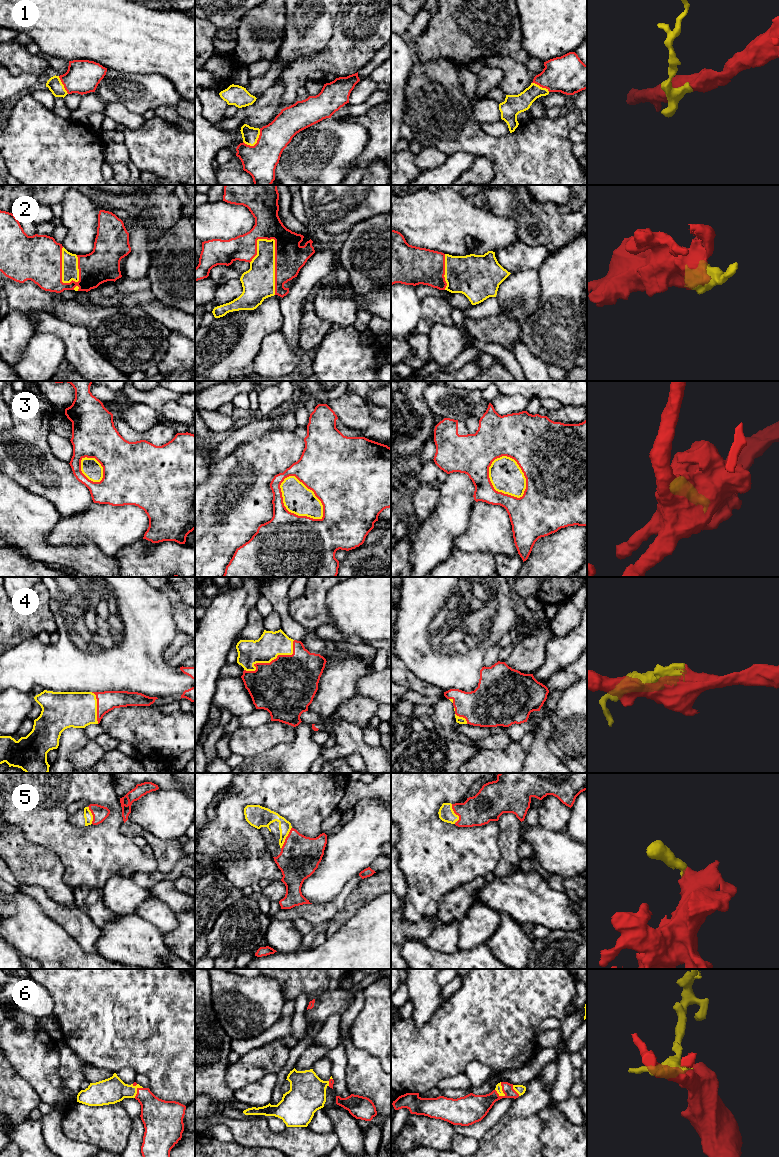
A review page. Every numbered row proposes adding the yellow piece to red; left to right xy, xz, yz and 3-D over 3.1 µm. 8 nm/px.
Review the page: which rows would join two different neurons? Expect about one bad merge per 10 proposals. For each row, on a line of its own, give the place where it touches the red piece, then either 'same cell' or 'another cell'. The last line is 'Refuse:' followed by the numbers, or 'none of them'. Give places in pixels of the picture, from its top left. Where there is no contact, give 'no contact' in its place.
1: contact xz (257, 142); same cell
2: contact xz (275, 259); same cell
3: contact xz (312, 490); another cell
4: contact xz (272, 660); same cell
5: contact xz (286, 838); same cell
6: contact yz (502, 1089); same cell
Refuse: 3

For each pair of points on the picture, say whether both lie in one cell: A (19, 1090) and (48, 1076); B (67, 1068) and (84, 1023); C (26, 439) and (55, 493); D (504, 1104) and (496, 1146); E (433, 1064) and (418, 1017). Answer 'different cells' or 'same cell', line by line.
A: different cells
B: different cells
C: same cell
D: different cells
E: different cells

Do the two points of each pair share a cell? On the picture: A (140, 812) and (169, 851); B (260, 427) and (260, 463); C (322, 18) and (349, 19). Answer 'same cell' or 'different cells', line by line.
A: different cells
B: different cells
C: different cells

